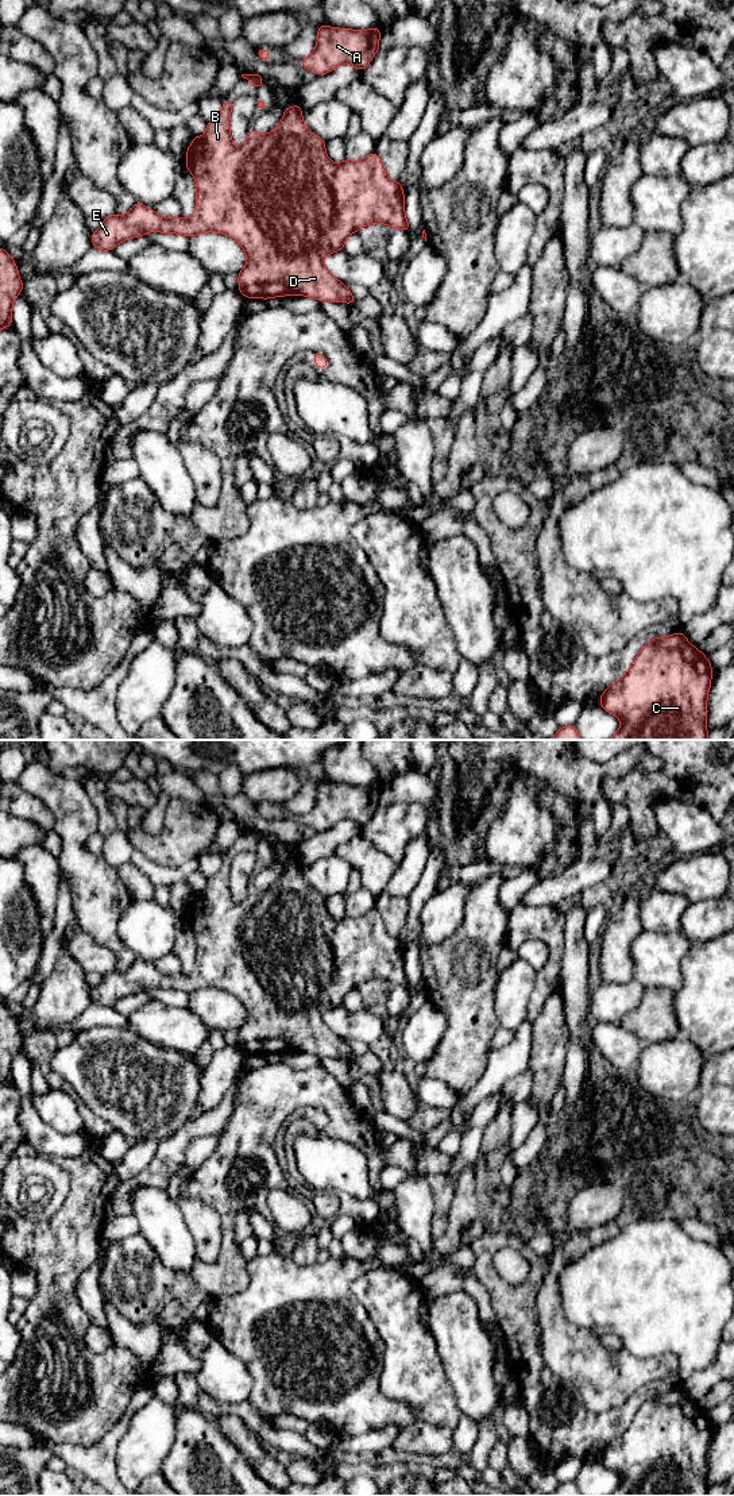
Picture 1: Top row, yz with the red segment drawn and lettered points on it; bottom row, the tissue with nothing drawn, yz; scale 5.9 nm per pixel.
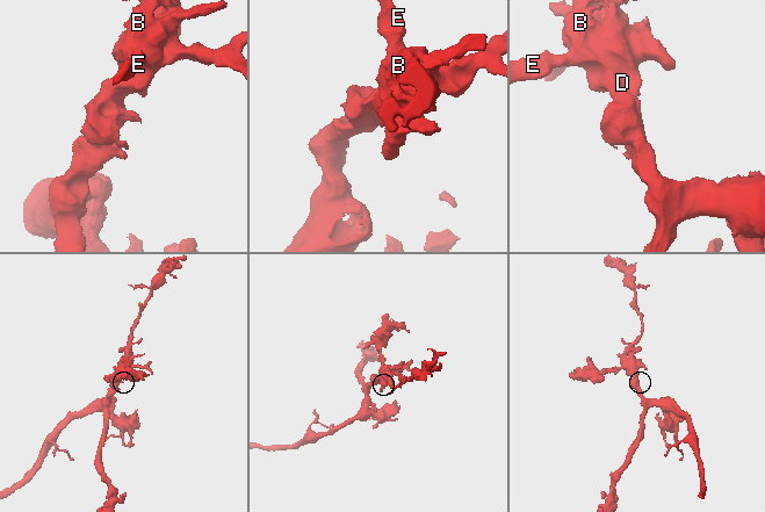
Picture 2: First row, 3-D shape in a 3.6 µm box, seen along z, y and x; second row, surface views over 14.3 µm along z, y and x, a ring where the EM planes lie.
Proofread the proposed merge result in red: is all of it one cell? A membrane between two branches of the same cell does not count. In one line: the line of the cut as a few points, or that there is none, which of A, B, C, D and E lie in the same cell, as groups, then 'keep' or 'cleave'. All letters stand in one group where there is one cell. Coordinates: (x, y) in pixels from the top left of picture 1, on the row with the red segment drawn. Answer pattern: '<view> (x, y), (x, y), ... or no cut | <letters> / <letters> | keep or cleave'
no cut | A B C D E | keep

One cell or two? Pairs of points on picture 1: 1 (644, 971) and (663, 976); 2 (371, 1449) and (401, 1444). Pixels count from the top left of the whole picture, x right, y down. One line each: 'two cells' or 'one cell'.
1: one cell
2: two cells

